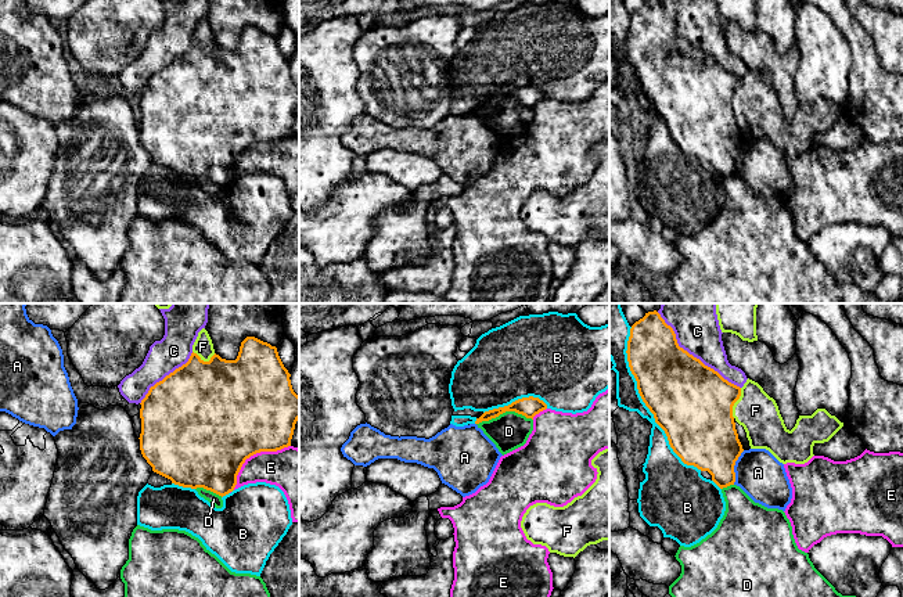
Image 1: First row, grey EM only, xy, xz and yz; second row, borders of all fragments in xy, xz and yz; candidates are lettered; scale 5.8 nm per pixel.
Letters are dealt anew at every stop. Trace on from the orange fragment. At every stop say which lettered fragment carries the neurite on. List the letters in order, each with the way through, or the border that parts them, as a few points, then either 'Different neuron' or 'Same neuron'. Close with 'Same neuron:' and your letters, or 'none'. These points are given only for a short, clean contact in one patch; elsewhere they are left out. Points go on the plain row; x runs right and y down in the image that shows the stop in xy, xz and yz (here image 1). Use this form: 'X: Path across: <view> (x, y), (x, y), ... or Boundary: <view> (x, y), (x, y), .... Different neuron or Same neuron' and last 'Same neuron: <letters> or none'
A: Different neuron
B: Different neuron
C: Different neuron
D: Boundary: xz (532, 108), (514, 101), (503, 101), (477, 114). Different neuron
E: Different neuron
F: Different neuron
Same neuron: none

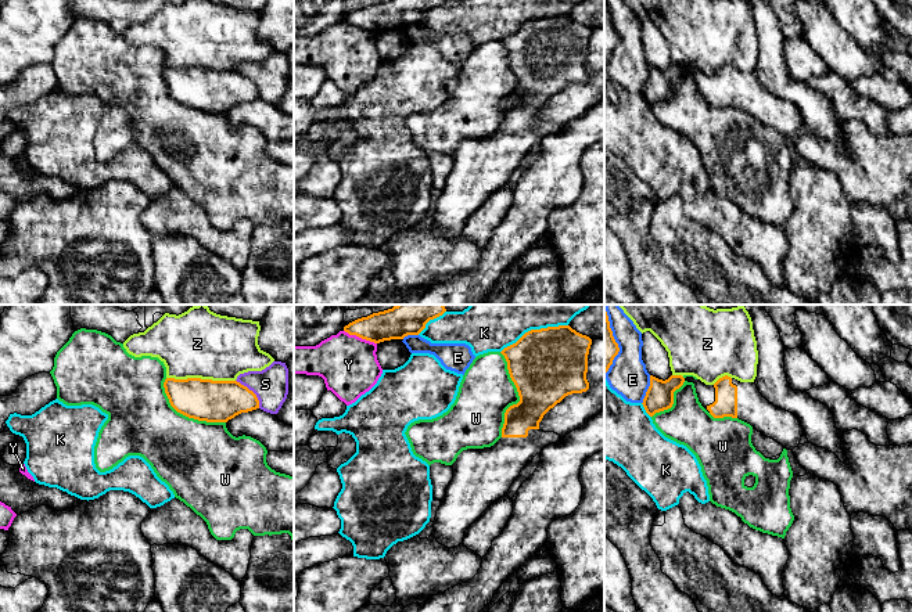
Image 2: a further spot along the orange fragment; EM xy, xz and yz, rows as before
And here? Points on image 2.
E: Different neuron
K: Different neuron
S: Different neuron
W: Different neuron
Y: Different neuron
Z: Different neuron
Same neuron: none

